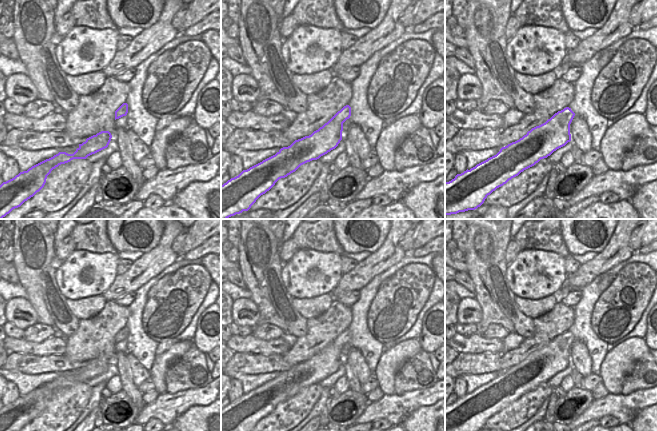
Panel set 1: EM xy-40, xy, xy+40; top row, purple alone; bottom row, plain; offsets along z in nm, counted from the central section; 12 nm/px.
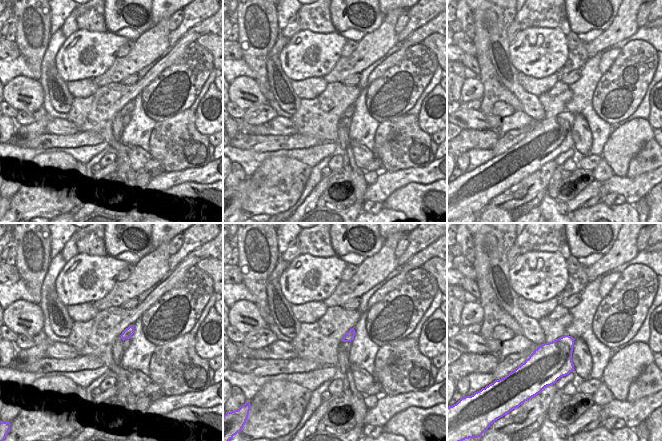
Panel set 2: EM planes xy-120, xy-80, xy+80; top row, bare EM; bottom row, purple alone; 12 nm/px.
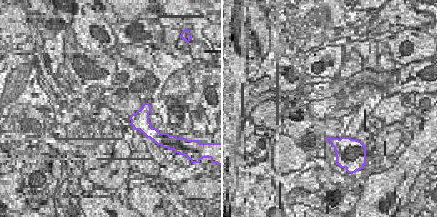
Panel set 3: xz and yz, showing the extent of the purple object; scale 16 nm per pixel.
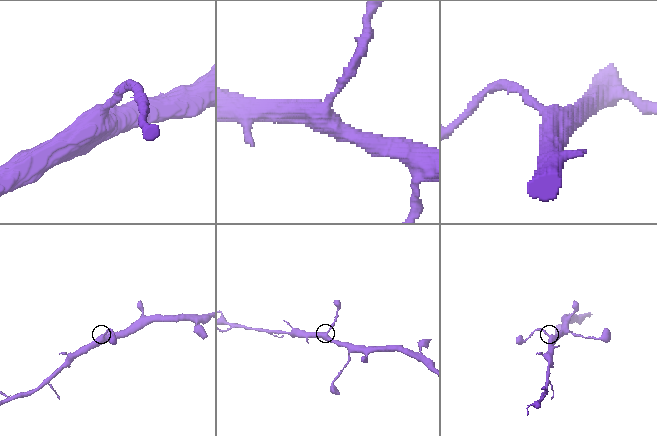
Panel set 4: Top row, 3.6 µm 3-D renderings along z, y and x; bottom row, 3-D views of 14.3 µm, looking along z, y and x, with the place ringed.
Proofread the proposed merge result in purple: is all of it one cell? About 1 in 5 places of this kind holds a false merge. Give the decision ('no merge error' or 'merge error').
no merge error

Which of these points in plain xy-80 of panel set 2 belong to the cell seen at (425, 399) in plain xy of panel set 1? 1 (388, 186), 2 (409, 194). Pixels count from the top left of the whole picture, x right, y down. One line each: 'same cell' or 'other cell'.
1: same cell
2: other cell

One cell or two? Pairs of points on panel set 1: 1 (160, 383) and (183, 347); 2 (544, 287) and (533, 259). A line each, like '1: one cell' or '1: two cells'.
1: one cell
2: one cell

